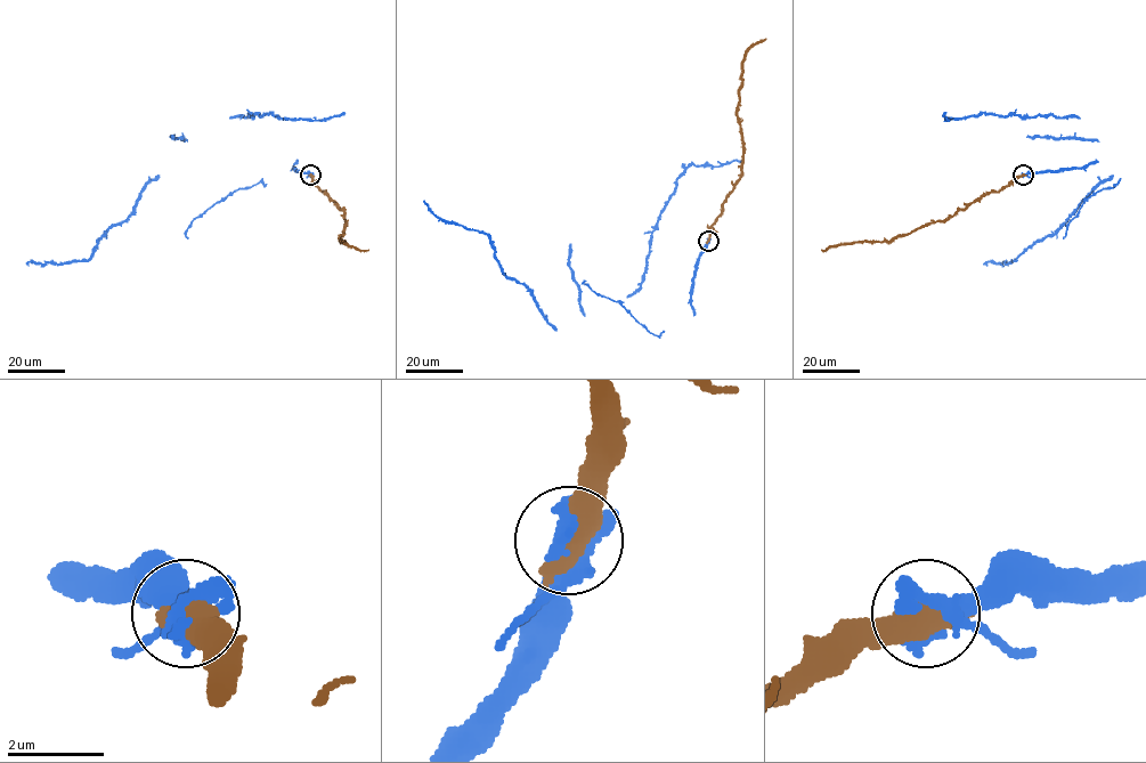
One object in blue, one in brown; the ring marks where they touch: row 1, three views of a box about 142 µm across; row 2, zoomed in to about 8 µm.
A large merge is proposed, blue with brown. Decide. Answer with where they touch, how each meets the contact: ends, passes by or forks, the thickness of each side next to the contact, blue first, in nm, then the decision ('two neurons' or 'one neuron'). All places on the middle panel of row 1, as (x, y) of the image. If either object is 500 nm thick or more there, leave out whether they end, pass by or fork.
place (708, 241); calibres 320 and 700 nm; one neuron

